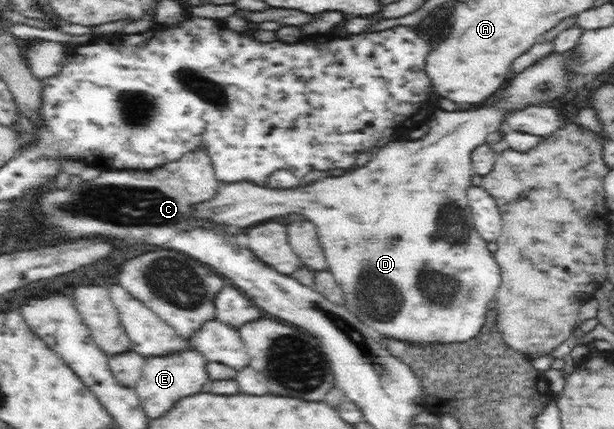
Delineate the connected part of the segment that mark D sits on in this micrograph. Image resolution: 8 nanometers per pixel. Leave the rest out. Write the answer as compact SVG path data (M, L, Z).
M572 50L564 53L552 52L543 59L540 59L536 64L518 73L516 79L512 81L512 85L508 85L510 89L504 86L502 88L502 95L491 98L489 100L490 103L484 105L482 109L476 109L476 111L460 111L460 113L446 113L446 111L436 111L434 113L433 111L426 121L430 130L423 138L409 140L406 135L398 136L396 137L396 141L380 147L366 165L360 166L351 172L346 171L343 175L322 178L308 185L297 186L292 189L266 188L260 185L254 185L249 181L221 182L212 199L194 204L191 207L189 217L193 221L199 221L199 223L216 223L216 225L232 225L232 227L252 227L252 225L256 225L256 223L260 223L264 219L272 219L276 215L302 215L315 225L328 270L333 275L336 284L343 291L346 309L350 313L353 313L358 318L358 321L376 330L379 335L384 335L388 339L396 339L396 341L408 341L412 345L434 345L434 343L450 345L450 343L464 343L470 337L474 337L474 333L478 333L480 327L485 323L486 312L489 310L487 304L494 299L494 295L502 282L500 267L498 267L493 253L488 249L487 241L482 239L476 229L474 229L474 219L468 204L467 189L471 186L470 180L474 174L471 166L472 152L479 145L486 144L487 136L491 133L503 130L501 119L508 110L523 108L530 104L544 105L547 101L560 98L565 94L570 88L570 82L574 79L566 78L563 74L563 62L568 61L570 53L572 53Z

